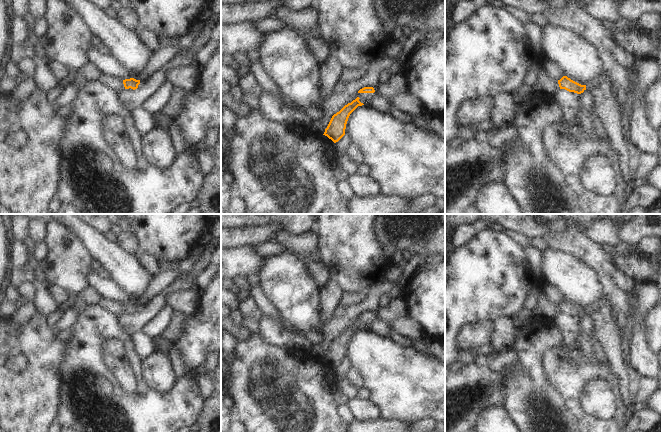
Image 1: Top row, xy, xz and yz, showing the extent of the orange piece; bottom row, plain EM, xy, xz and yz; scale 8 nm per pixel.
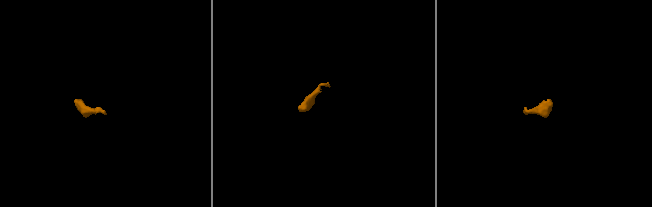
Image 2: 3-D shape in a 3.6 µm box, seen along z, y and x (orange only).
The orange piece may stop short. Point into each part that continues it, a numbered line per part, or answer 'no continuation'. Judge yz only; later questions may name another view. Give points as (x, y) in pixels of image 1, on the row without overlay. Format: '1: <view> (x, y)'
no continuation

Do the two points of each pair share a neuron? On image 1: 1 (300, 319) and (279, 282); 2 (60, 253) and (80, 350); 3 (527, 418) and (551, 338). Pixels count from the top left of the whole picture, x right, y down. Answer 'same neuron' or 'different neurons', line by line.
1: same neuron
2: same neuron
3: same neuron

